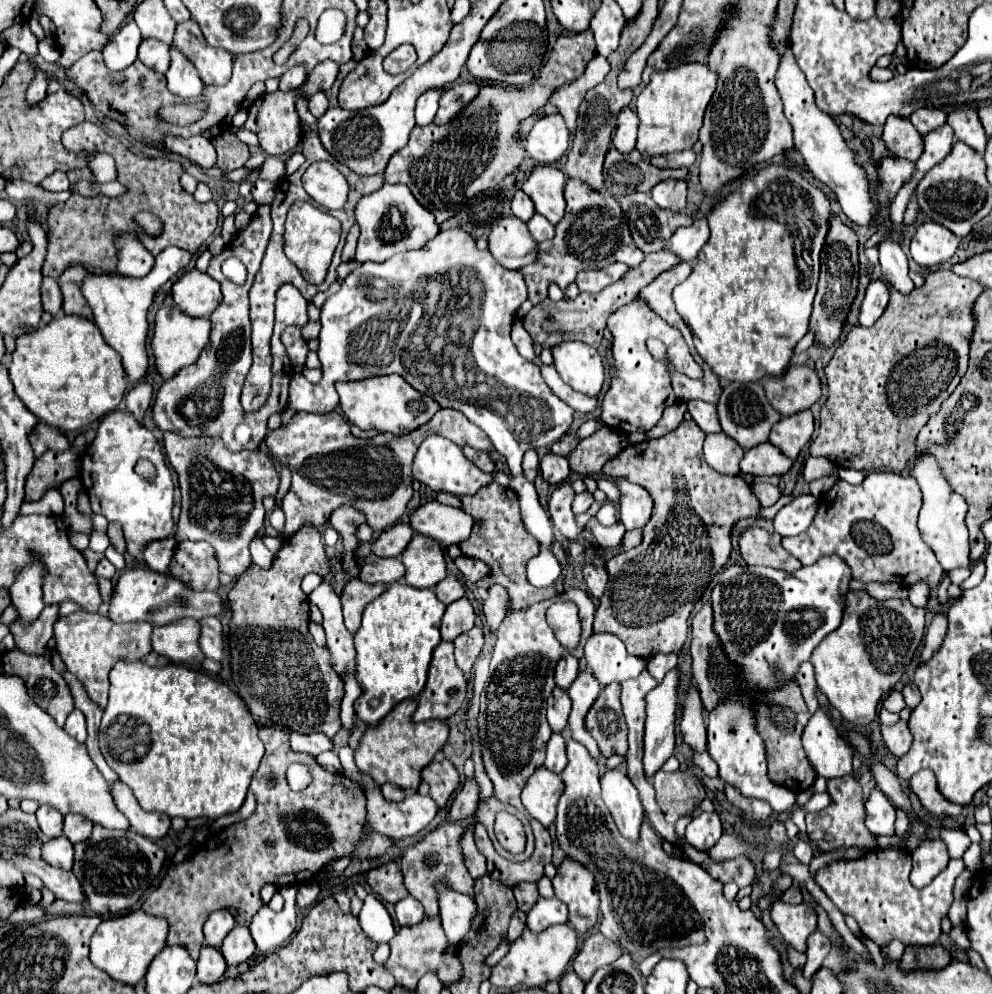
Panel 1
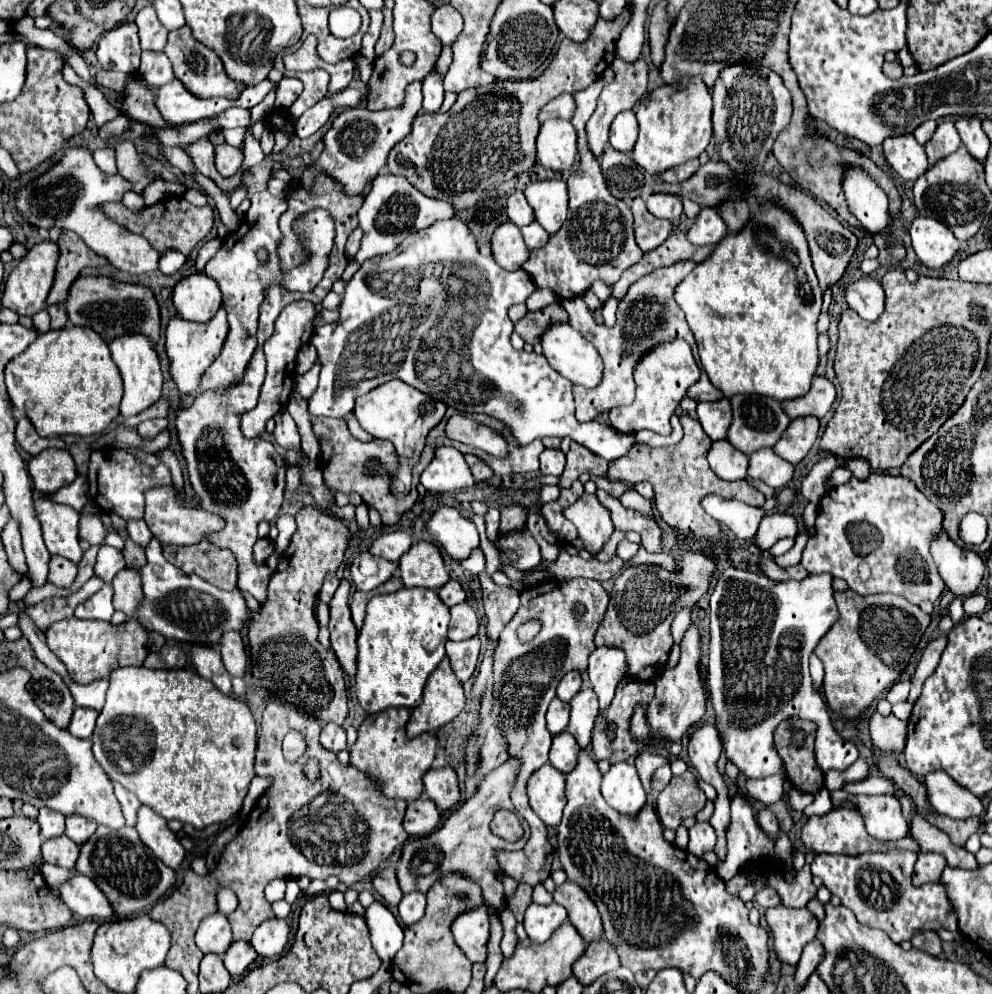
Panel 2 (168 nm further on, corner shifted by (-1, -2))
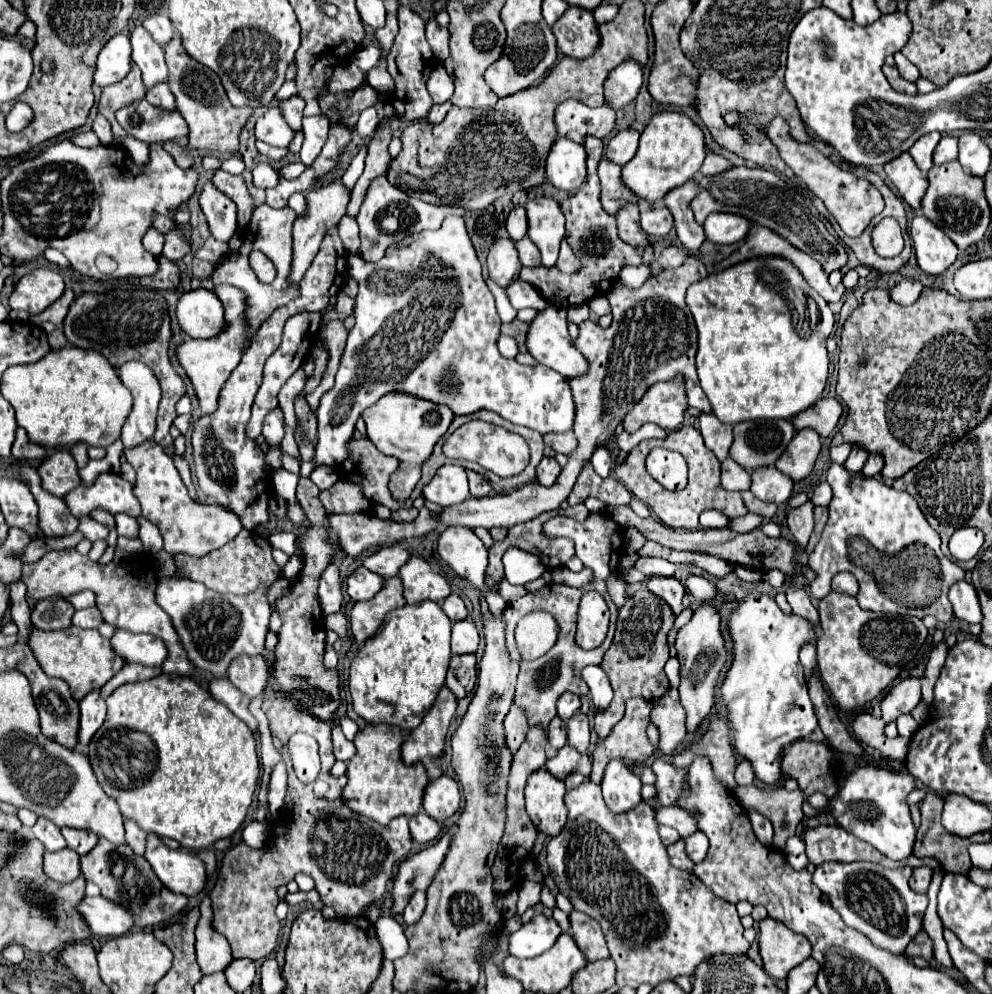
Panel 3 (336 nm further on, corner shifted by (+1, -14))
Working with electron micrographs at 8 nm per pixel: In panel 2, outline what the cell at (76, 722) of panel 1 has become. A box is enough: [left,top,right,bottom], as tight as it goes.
[69,707,97,739]

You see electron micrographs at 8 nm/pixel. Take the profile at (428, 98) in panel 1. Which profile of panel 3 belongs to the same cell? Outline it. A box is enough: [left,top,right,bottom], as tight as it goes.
[427,65,453,103]

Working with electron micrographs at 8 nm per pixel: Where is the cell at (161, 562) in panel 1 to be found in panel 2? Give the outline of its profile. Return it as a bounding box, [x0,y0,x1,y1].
[125,519,153,547]

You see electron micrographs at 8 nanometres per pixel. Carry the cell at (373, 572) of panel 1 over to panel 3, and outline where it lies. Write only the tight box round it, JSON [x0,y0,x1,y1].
[347,567,383,601]

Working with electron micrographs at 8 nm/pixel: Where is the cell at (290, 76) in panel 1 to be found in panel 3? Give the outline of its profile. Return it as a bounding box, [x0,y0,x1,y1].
[279,95,305,129]

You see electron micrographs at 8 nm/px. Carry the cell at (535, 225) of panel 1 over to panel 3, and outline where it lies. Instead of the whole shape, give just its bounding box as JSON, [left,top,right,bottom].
[515,237,541,267]

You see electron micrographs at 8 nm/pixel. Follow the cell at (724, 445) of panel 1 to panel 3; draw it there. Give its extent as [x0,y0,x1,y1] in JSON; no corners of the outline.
[721,459,749,491]

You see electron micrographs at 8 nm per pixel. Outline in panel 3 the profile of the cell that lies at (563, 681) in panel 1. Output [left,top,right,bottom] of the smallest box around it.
[557,693,581,721]

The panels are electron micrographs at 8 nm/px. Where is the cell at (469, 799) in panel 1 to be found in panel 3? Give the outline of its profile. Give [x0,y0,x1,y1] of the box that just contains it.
[505,707,529,753]

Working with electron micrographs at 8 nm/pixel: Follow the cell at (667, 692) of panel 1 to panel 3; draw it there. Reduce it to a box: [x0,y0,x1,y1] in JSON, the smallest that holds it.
[675,603,725,733]

